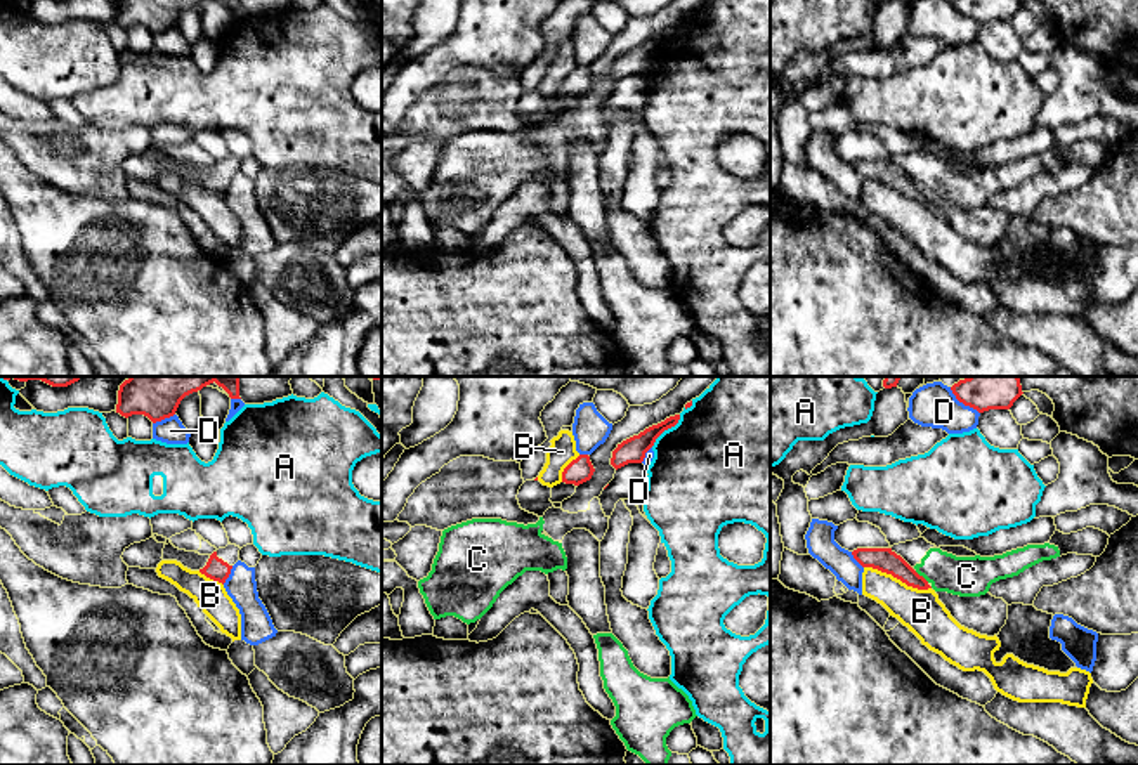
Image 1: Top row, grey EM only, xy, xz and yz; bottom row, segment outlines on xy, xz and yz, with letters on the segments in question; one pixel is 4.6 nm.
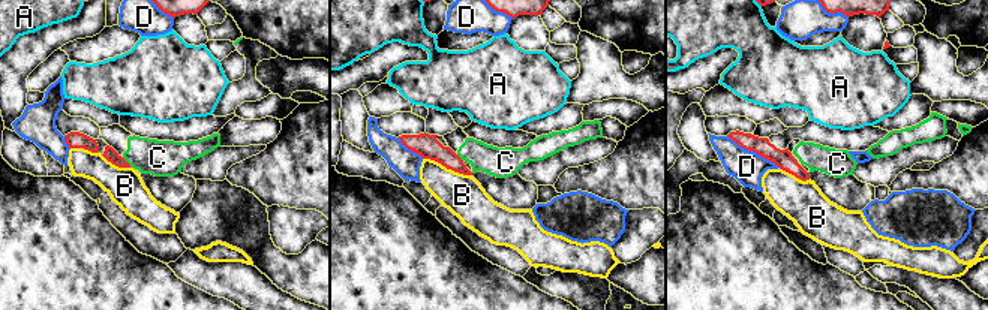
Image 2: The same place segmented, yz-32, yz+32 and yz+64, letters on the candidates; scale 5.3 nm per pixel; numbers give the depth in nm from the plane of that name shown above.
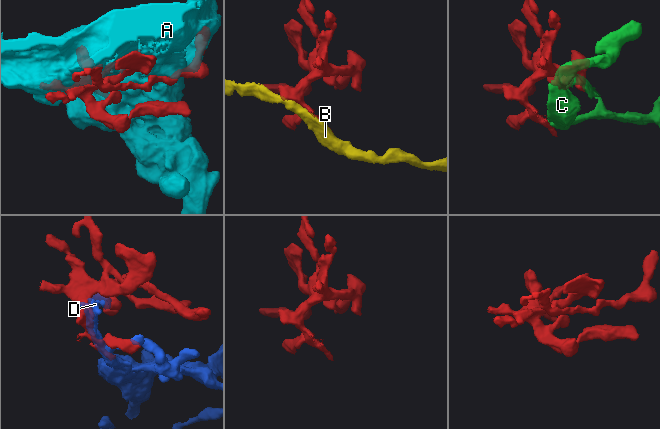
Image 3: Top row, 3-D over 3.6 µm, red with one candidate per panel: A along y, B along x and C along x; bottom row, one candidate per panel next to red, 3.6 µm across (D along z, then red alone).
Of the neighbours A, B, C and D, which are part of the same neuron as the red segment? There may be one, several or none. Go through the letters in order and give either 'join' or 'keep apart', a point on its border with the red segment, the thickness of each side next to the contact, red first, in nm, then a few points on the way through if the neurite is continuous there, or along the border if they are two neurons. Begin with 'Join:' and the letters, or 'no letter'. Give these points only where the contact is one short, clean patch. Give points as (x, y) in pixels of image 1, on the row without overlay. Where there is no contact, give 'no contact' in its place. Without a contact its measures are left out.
Join: no letter
A: keep apart; meets red in xz at (667, 40); 120 nm thick on the red side, 480 nm on the other
B: keep apart; meets red in yz at (897, 189); 110 nm thick on the red side, 200 nm on the other
C: keep apart; meets red in yz at (922, 188); 110 nm thick on the red side, 190 nm on the other; border along yz (915, 183), (928, 193)
D: keep apart; meets red in xy at (163, 30); 150 nm thick on the red side, 120 nm on the other

